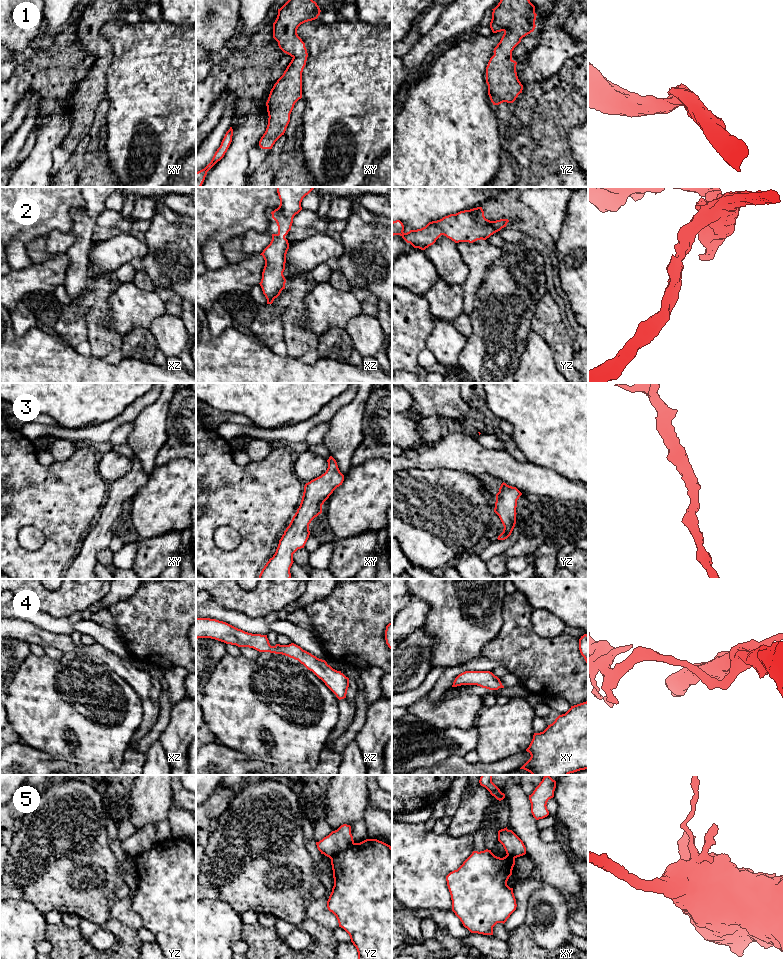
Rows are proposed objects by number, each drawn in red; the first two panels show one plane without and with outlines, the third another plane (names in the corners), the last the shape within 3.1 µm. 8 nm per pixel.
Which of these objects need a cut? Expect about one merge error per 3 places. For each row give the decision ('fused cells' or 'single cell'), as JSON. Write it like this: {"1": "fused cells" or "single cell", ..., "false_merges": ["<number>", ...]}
{"1": "single cell", "2": "single cell", "3": "single cell", "4": "single cell", "5": "fused cells", "false_merges": ["5"]}

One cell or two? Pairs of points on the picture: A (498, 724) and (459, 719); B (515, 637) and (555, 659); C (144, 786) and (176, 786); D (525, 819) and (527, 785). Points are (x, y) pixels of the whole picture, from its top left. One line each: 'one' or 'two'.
A: two
B: one
C: two
D: two

